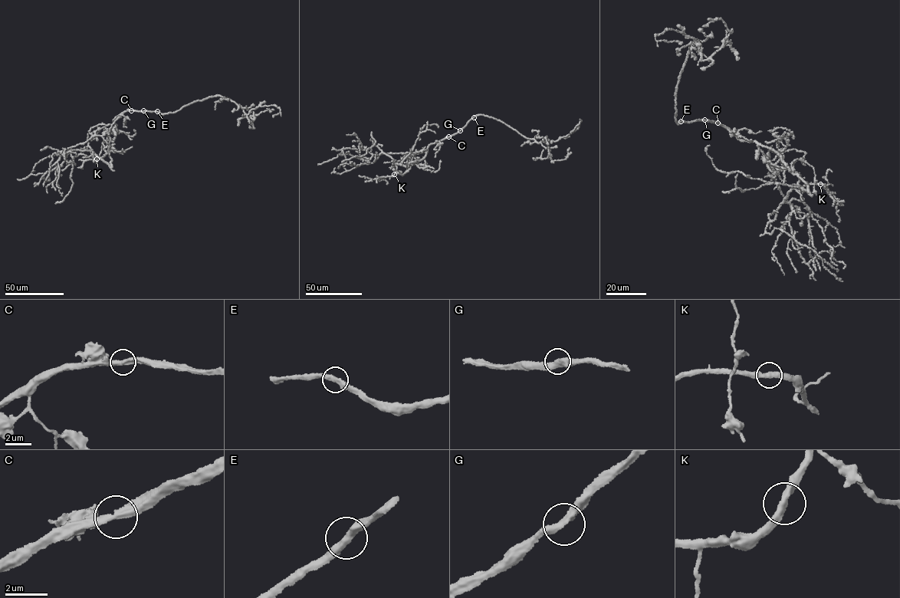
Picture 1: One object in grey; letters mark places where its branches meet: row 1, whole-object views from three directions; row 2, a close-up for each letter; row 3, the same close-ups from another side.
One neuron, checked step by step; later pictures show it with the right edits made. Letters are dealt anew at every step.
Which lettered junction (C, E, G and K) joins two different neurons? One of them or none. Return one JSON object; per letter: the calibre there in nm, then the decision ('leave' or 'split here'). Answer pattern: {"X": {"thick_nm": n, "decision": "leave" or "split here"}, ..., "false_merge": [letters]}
{"C": {"thick_nm": 360, "decision": "leave"}, "E": {"thick_nm": 380, "decision": "leave"}, "G": {"thick_nm": 400, "decision": "leave"}, "K": {"thick_nm": 380, "decision": "leave"}, "false_merge": []}

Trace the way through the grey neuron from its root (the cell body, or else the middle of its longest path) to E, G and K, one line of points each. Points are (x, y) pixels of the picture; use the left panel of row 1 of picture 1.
E: (130, 110), (157, 111)
G: (130, 110), (143, 110)
K: (130, 110), (122, 113), (113, 121), (116, 131), (109, 151), (111, 167), (95, 155), (96, 159)

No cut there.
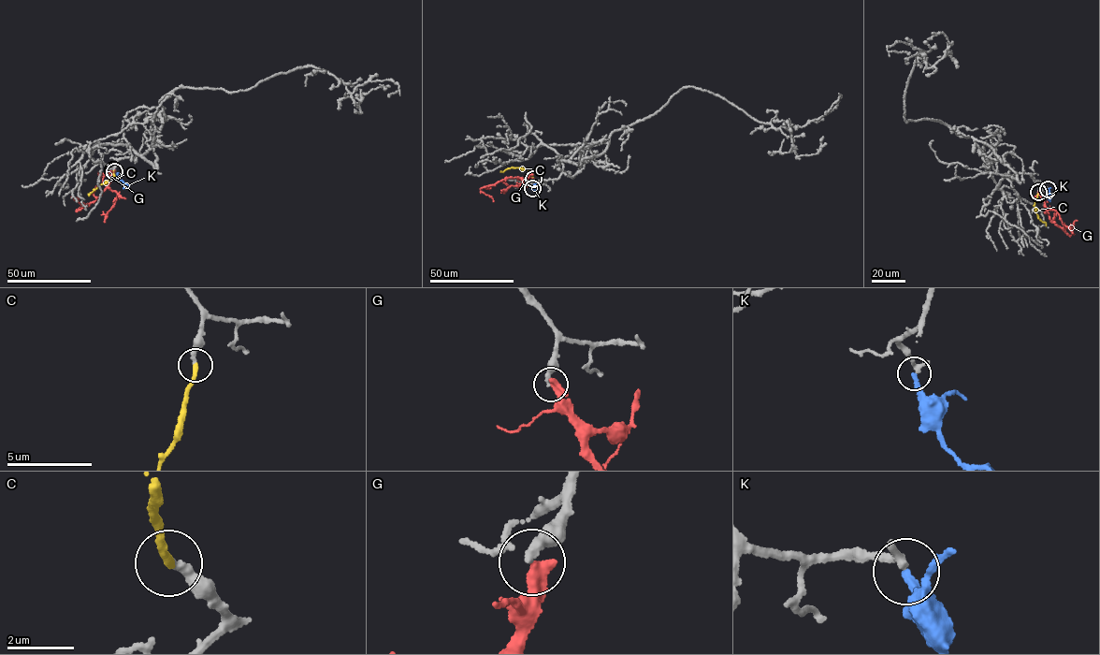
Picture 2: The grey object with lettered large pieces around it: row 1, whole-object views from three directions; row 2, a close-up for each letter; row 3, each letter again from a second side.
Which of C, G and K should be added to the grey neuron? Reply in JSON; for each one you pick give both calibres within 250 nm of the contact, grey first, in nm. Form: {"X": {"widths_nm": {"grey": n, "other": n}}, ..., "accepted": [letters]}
{"C": {"widths_nm": {"grey": 300, "other": 240}}, "accepted": ["C"]}

